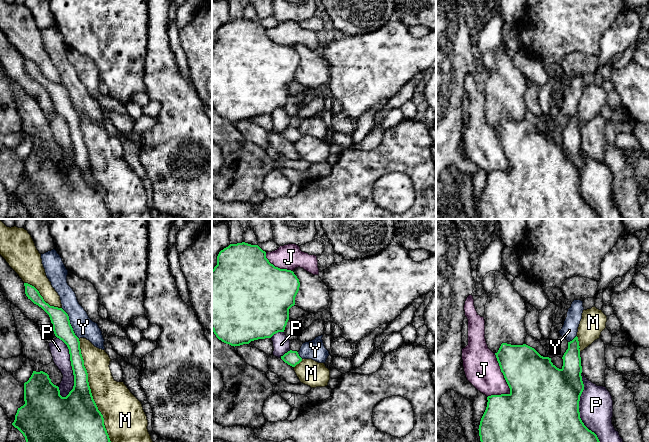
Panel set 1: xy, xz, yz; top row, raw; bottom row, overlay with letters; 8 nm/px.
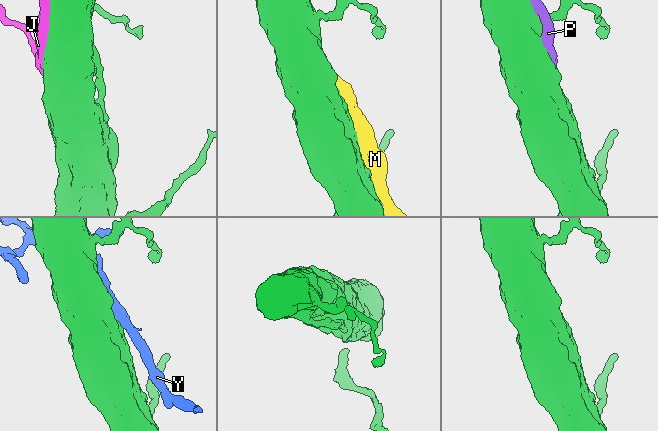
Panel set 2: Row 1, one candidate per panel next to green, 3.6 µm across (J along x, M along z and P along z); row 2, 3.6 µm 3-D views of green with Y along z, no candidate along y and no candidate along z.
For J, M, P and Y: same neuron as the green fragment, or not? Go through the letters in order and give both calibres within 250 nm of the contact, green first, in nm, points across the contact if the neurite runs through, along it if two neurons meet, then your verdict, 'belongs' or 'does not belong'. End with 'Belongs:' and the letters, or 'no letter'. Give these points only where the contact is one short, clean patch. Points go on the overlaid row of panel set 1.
J: 440 nm thick on the green side, 280 nm on the other; does not belong
M: 380 nm thick on the green side, 300 nm on the other; does not belong
P: 190 nm thick on the green side, 140 nm on the other; does not belong
Y: 150 nm thick on the green side, 170 nm on the other; belongs
Belongs: Y

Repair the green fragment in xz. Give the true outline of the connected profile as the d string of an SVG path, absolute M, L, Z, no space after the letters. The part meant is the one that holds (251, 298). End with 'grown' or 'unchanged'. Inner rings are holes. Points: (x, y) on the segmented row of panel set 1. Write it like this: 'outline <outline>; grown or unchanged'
outline M245 242L230 244L228 247L219 252L217 256L217 265L212 270L212 330L214 334L222 342L235 347L243 344L249 344L254 340L271 338L278 332L284 332L289 320L289 309L295 305L295 297L299 291L299 287L300 282L294 272L275 267L266 258L266 252L263 251L258 245L251 245Z; unchanged

